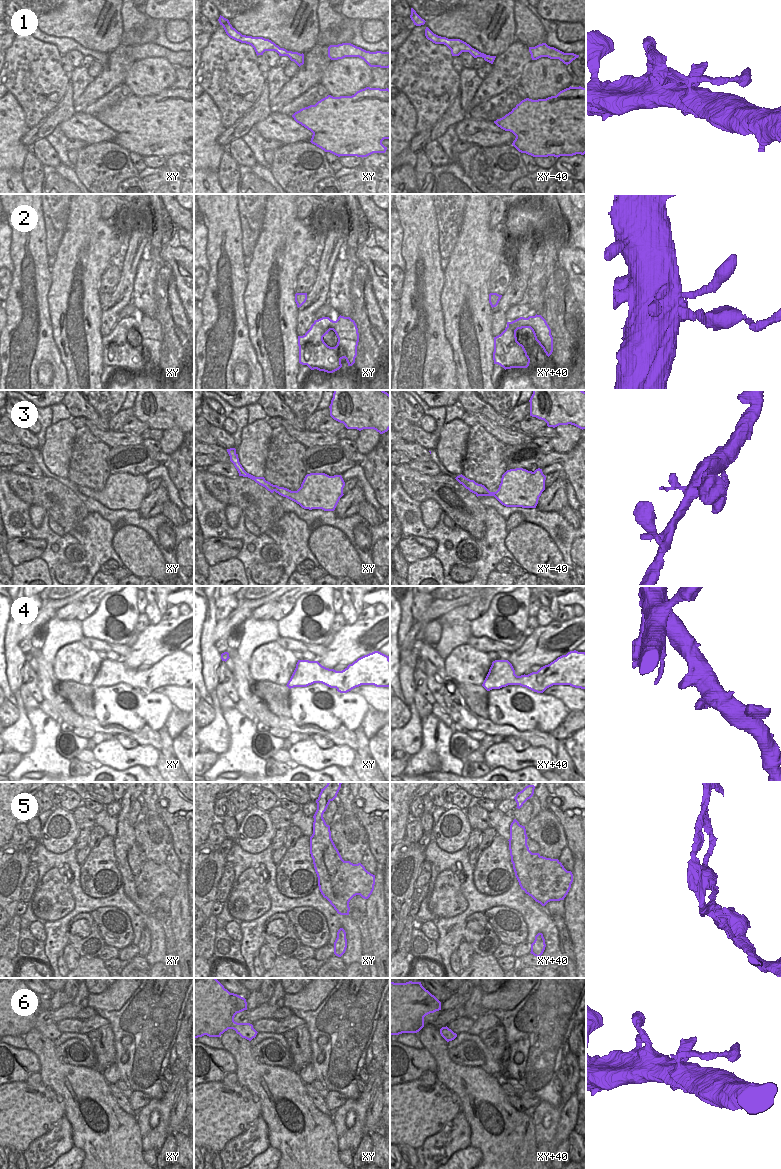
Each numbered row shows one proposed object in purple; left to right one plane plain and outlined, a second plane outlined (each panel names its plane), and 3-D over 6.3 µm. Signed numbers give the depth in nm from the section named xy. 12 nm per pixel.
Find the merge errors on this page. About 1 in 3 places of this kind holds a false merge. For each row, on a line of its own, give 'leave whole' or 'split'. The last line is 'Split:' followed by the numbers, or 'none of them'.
1: split
2: split
3: leave whole
4: leave whole
5: split
6: leave whole
Split: 1, 2, 5

